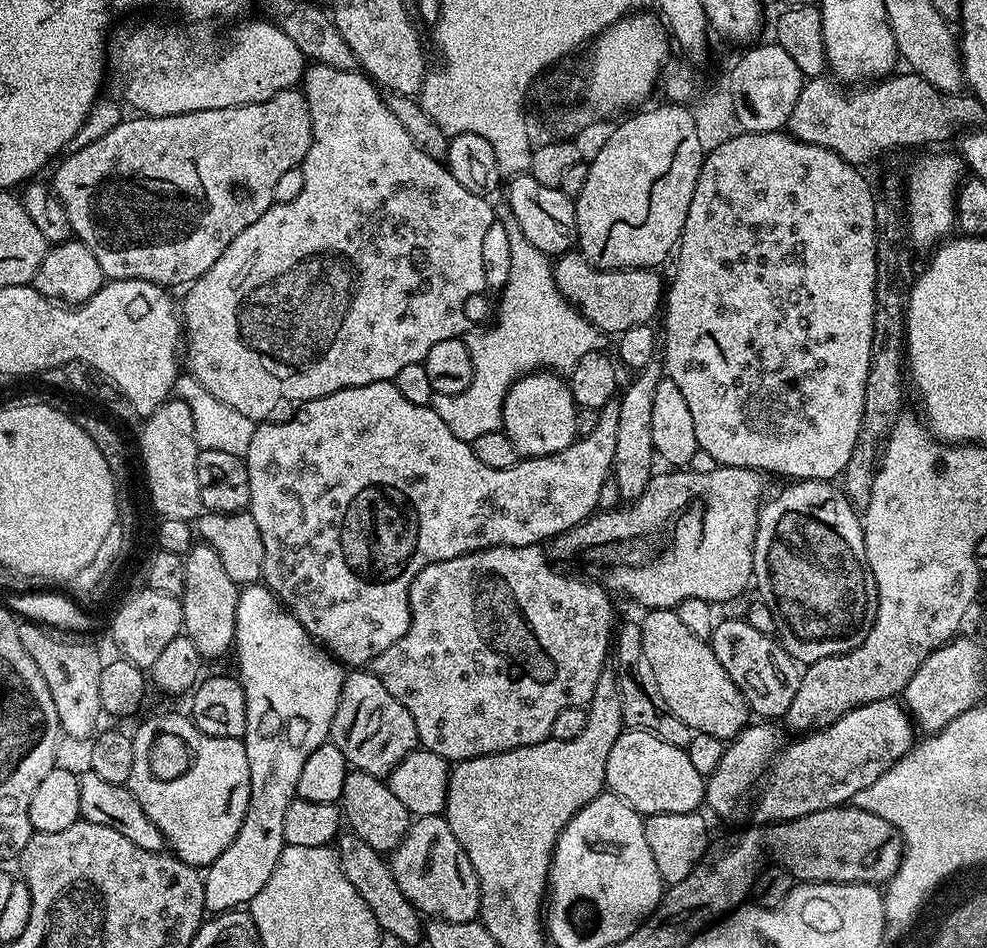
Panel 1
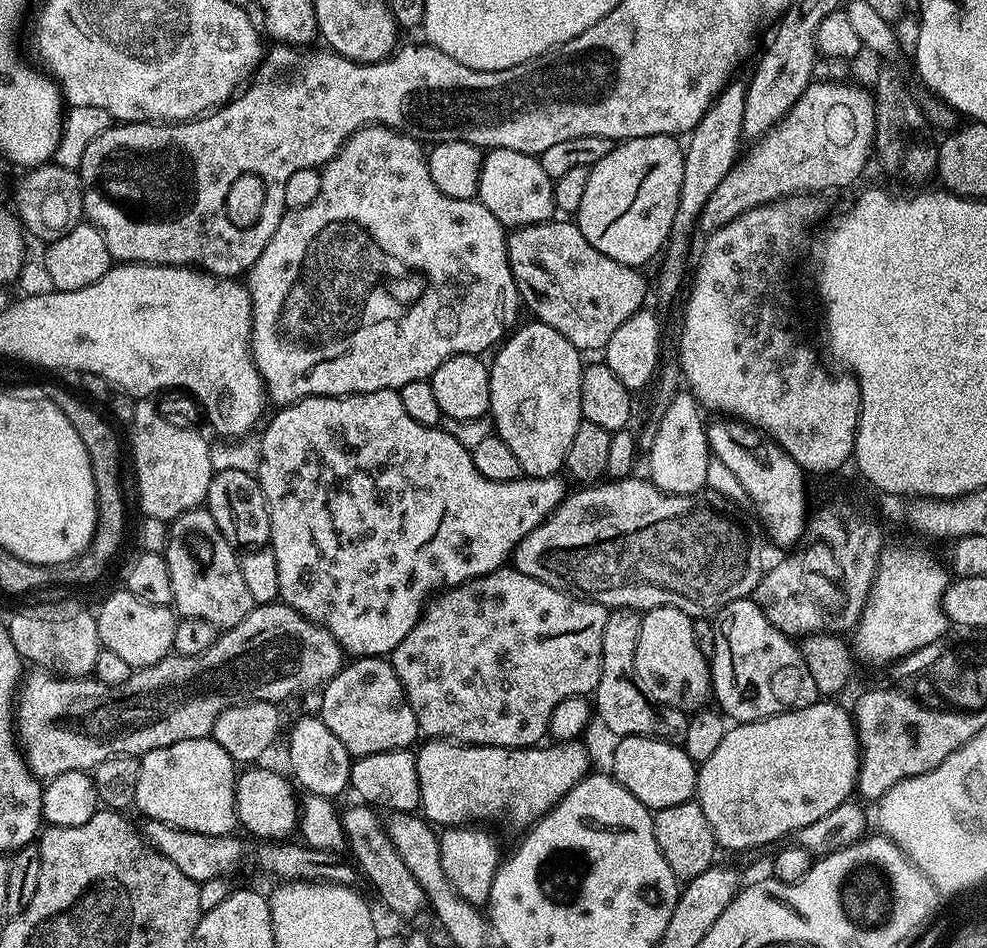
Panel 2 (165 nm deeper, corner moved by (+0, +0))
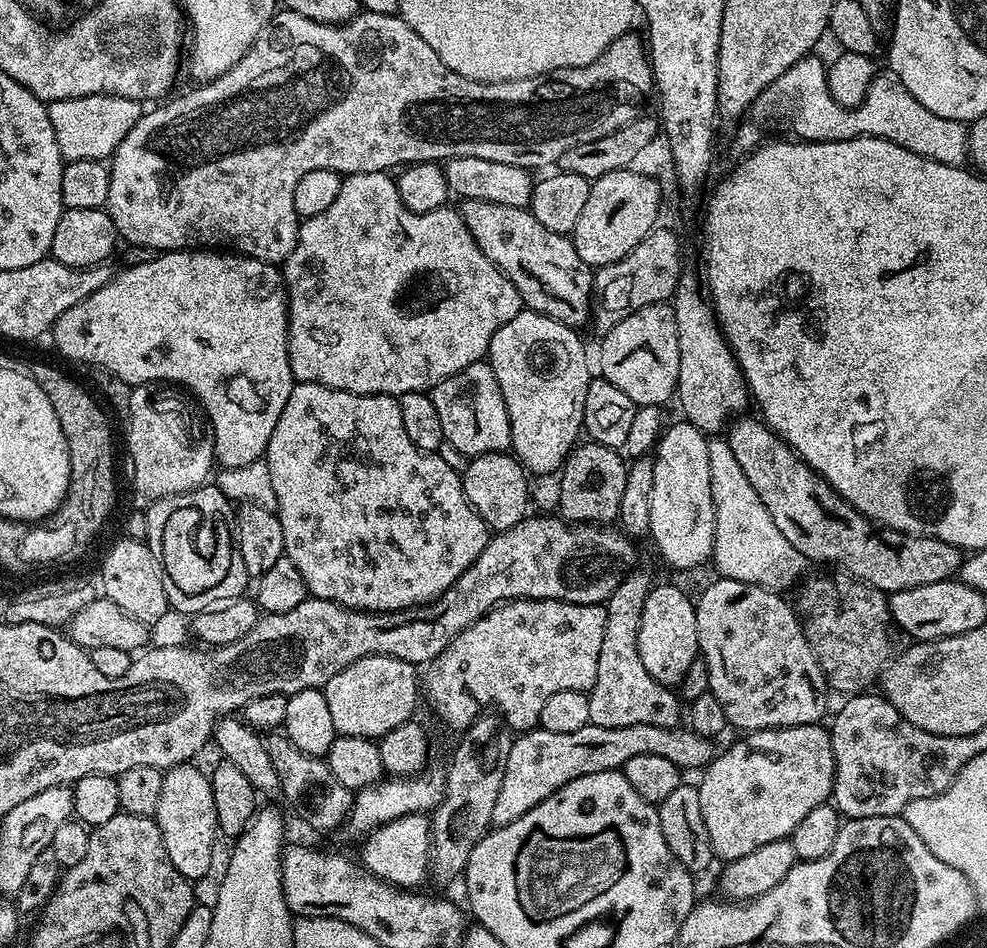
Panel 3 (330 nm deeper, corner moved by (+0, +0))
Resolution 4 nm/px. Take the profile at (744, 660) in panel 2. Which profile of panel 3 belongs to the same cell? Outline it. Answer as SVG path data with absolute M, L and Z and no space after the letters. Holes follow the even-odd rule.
M716 578L701 594L696 606L696 633L700 643L699 655L710 670L708 691L722 702L726 718L734 729L759 732L761 728L789 728L799 724L818 724L825 718L830 689L818 658L800 625L793 605L783 600L779 591L743 584L737 580Z

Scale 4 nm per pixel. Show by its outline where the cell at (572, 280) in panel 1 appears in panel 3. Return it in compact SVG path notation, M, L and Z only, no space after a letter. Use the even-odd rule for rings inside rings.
M460 200L458 211L482 254L486 254L486 258L490 258L490 262L494 262L503 276L516 287L525 309L554 318L568 328L579 329L580 324L589 323L594 272L589 264L578 258L578 250L574 250L571 235L563 236L542 226L542 222L538 222L538 218L534 218L528 208L498 206L494 202L481 200Z

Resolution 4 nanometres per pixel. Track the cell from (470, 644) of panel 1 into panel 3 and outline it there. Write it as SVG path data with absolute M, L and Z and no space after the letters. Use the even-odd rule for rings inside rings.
M510 600L474 622L422 672L422 696L448 728L463 730L491 710L513 733L531 732L540 723L542 706L558 690L588 692L598 678L598 654L606 634L604 604L571 604L561 600Z

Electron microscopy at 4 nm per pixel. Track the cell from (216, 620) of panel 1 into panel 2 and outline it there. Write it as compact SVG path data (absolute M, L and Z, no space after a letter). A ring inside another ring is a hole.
M201 506L182 514L167 525L168 545L162 555L170 566L174 585L172 604L181 617L206 618L218 630L238 626L253 610L250 590L242 578L237 549L218 530L218 522Z

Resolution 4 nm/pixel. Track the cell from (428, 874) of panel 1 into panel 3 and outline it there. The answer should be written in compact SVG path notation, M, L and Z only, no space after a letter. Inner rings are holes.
M591 723L570 734L550 734L550 730L537 726L531 732L519 733L513 739L512 749L506 758L506 774L502 774L502 787L498 789L498 799L494 801L492 824L497 828L506 826L522 818L522 814L534 810L534 806L550 798L550 794L562 790L562 786L574 778L599 772L615 772L623 769L624 763L630 758L638 758L638 754L658 754L674 762L681 770L703 770L713 758L712 744L709 737L687 726L607 728Z

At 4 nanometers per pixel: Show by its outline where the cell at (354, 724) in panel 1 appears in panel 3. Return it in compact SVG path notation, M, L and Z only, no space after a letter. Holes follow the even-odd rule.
M358 658L358 662L350 662L346 670L334 674L322 691L326 707L330 709L330 719L334 721L339 735L365 736L367 740L376 740L417 715L418 668L410 662L402 662L402 658Z

